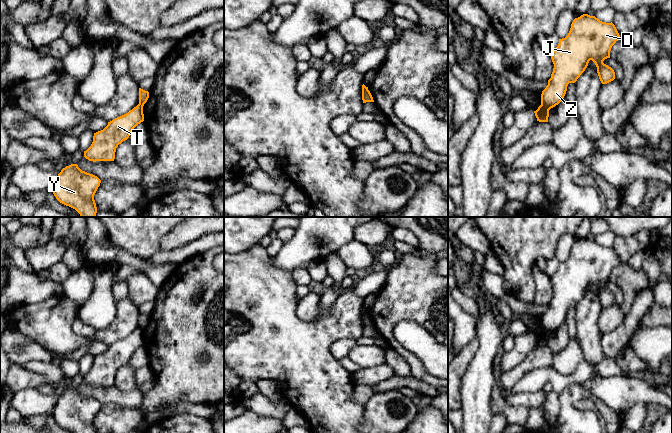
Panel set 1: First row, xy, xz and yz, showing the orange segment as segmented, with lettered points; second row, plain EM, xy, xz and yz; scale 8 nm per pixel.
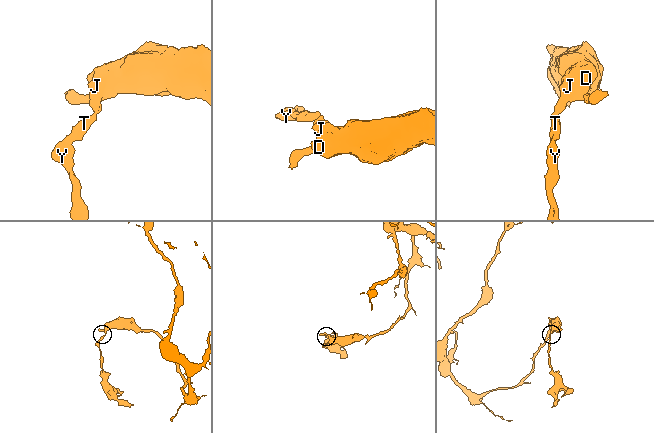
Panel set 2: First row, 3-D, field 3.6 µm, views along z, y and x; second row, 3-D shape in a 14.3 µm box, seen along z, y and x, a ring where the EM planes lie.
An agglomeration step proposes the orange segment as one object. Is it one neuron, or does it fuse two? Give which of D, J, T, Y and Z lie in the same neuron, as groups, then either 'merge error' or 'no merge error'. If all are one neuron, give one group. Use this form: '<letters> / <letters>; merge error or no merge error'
D J Z / T Y; merge error

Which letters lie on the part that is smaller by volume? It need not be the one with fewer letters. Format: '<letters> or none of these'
T, Y

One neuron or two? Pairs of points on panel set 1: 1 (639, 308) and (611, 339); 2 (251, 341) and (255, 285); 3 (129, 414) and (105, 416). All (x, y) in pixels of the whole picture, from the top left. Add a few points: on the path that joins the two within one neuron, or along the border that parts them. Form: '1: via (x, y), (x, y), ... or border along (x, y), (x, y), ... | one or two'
1: via (634, 316), (619, 333) | one
2: via (257, 327), (257, 299) | one
3: via (123, 416), (111, 416) | one

